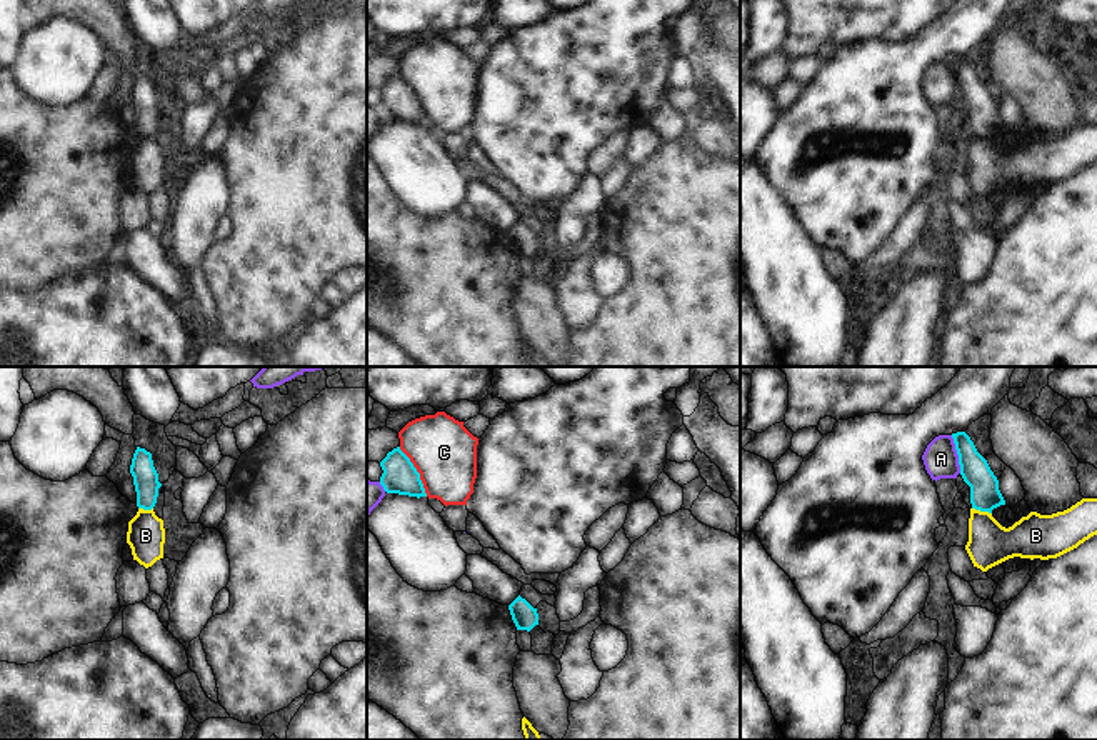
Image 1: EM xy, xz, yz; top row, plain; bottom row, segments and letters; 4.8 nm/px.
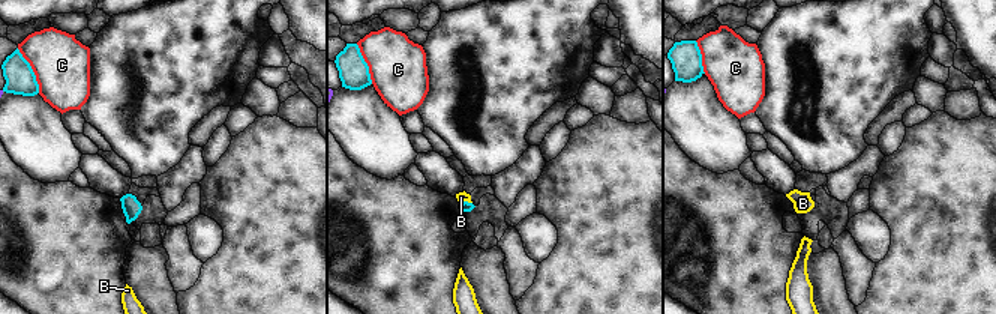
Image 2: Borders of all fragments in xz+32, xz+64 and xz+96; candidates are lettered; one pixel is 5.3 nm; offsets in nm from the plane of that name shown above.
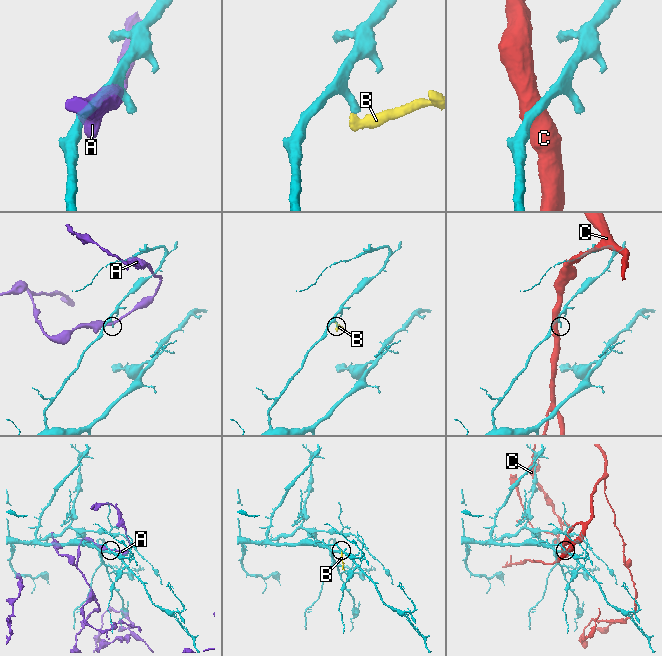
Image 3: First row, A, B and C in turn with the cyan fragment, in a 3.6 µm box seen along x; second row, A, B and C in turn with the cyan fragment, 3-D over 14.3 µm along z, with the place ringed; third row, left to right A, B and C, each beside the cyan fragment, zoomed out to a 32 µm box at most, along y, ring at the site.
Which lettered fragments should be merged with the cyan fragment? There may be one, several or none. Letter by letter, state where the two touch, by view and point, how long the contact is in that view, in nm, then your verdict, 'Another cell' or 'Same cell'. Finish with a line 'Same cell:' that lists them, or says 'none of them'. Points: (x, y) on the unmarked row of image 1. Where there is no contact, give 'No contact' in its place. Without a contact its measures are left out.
A: Touches cyan at yz (957, 80). Shared border 190 nm. Another cell
B: Touches cyan at yz (982, 137). Shared border 100 nm. Another cell
C: Touches cyan at xz (417, 99). Shared border 280 nm. Another cell
Same cell: none of them

